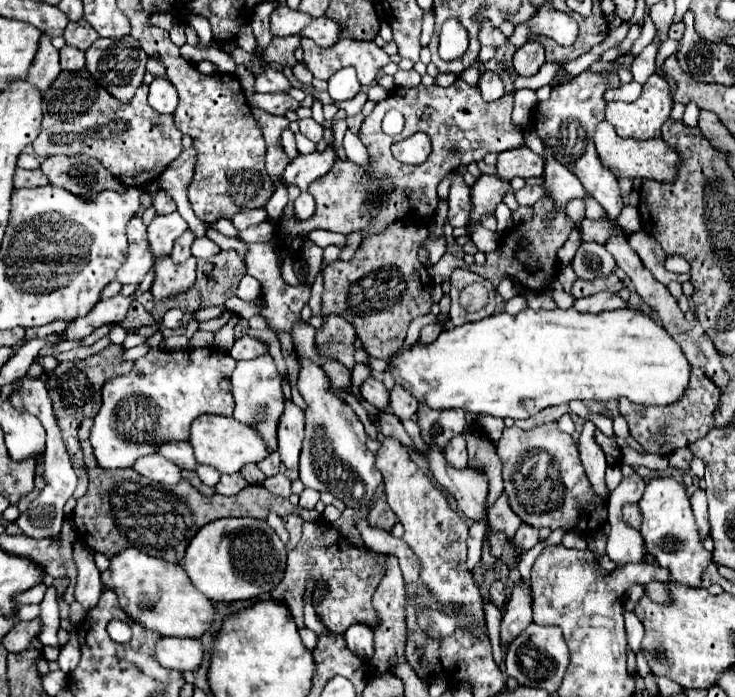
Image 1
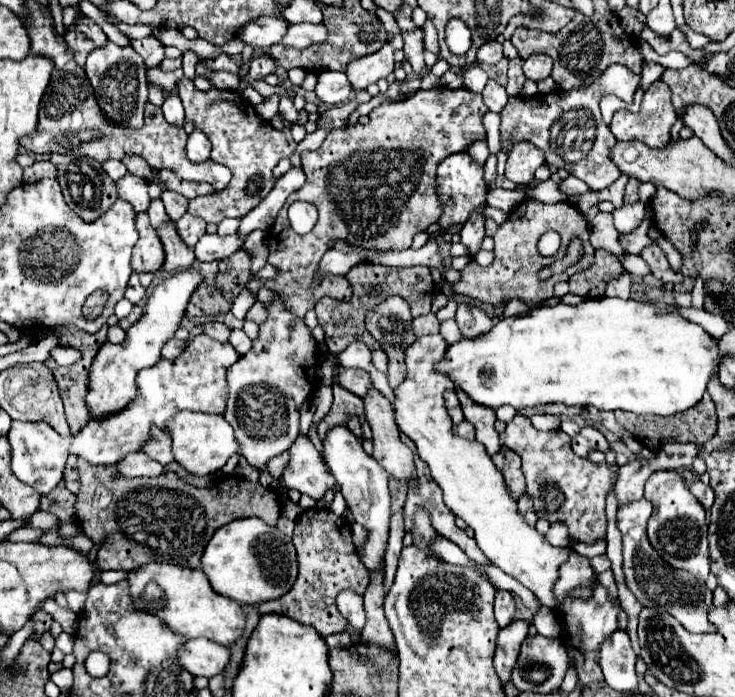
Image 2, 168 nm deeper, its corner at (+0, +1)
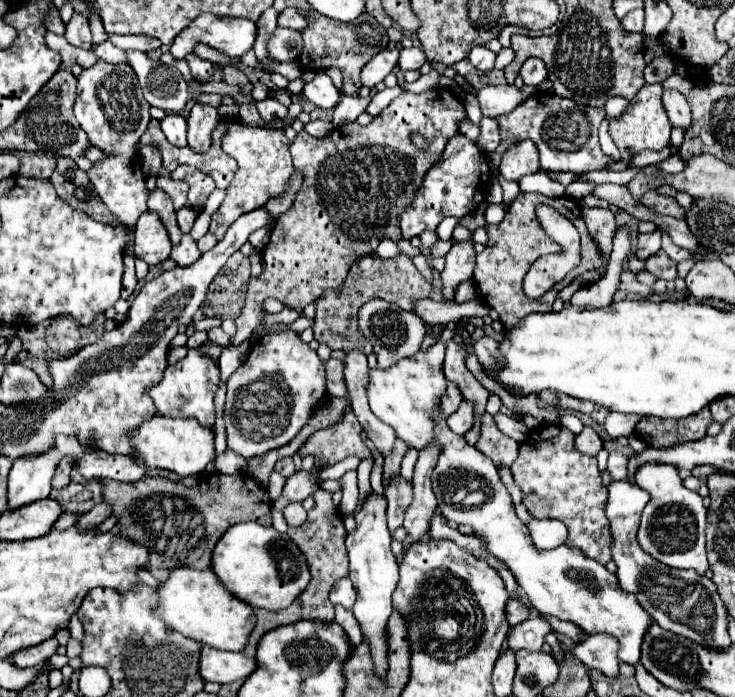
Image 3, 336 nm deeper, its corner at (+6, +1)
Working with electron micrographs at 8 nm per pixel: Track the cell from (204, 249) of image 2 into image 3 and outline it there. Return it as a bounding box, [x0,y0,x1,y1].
[170,235,200,267]

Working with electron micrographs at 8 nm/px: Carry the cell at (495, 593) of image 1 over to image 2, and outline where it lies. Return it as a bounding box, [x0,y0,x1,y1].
[494,591,516,627]

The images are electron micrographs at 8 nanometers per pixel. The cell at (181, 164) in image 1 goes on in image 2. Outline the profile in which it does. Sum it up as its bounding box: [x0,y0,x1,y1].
[186,129,210,163]

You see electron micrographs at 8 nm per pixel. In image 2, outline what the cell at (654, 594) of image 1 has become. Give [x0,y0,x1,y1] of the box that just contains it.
[616,499,714,633]

